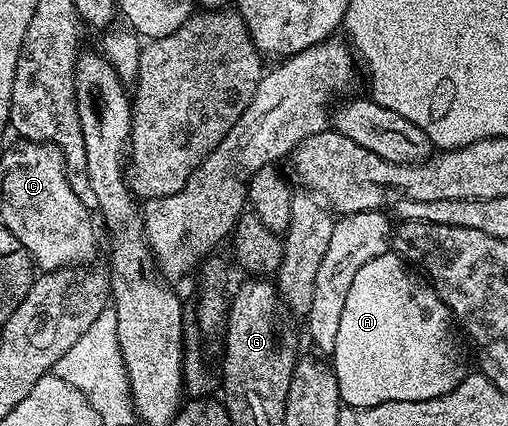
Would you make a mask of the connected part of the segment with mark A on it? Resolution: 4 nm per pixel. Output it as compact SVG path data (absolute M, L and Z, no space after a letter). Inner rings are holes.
M388 251L369 259L353 277L353 287L349 295L345 295L345 311L341 313L333 354L339 400L348 409L368 409L390 401L437 399L452 393L469 375L451 310L434 288L414 271L398 252Z

